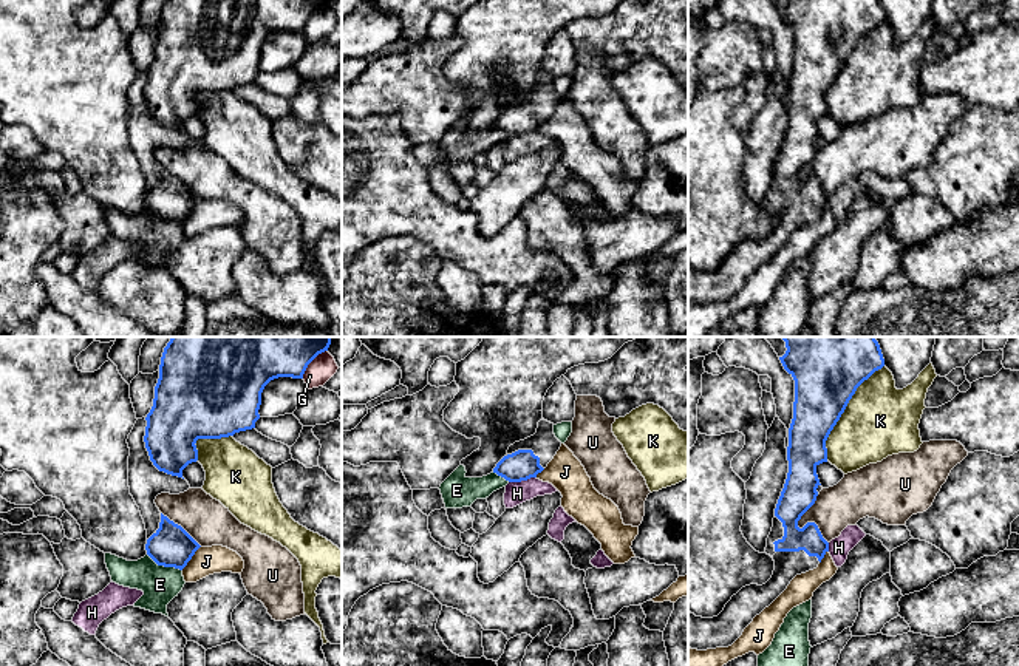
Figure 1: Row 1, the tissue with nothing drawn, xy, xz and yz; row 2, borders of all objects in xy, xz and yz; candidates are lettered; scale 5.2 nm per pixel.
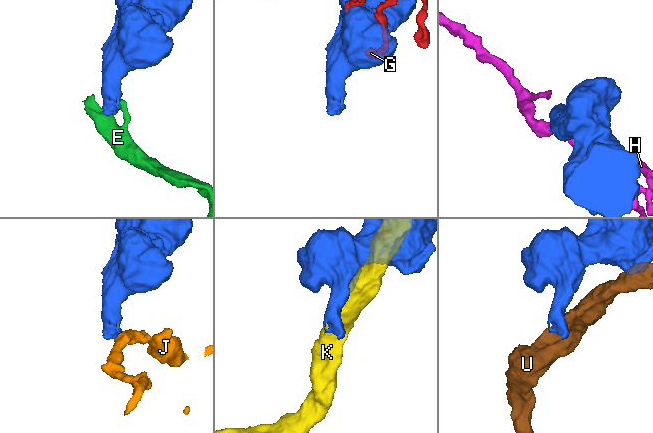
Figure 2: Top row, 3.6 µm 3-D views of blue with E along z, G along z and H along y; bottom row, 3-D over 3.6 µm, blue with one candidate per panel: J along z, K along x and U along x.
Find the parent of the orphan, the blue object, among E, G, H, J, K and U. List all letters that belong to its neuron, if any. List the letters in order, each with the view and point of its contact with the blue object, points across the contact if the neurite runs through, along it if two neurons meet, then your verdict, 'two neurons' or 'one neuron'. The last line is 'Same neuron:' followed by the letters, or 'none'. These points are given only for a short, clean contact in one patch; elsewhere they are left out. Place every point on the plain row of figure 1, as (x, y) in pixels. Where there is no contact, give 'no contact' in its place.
E: xy (164, 220) | two neurons
G: xy (311, 14) | two neurons
H: xz (521, 133) | along xz (535, 130), (526, 135), (509, 136) | two neurons
J: xy (190, 212) | along xy (200, 200), (181, 223) | two neurons
K: yz (843, 65) | two neurons
U: yz (803, 181) | along yz (817, 149), (798, 180), (814, 176), (828, 197) | two neurons
Same neuron: none

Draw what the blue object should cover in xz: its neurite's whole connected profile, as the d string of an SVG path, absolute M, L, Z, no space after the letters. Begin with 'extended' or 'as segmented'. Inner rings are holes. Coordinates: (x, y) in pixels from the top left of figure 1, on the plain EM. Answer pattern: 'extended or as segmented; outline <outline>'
extended; outline M540 74L537 87L509 100L493 127L509 136L537 131L560 104L561 96L554 88L554 77Z

